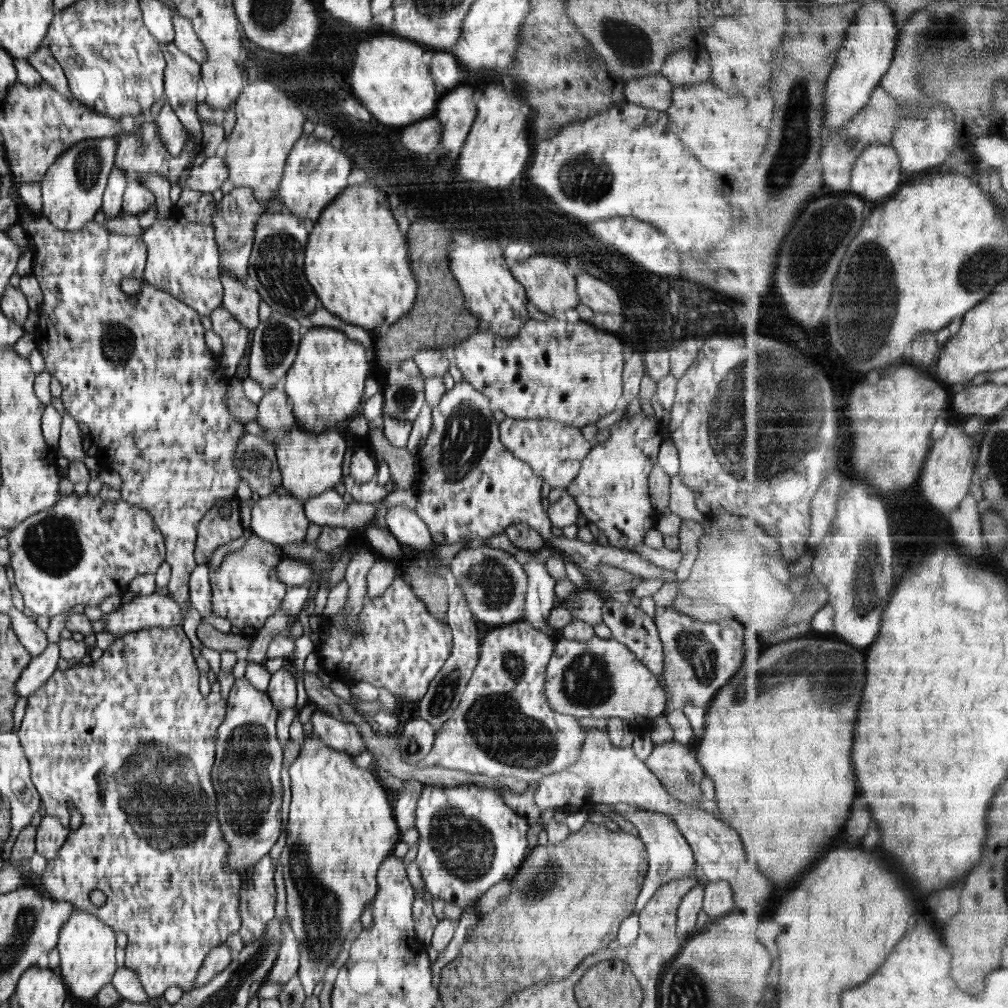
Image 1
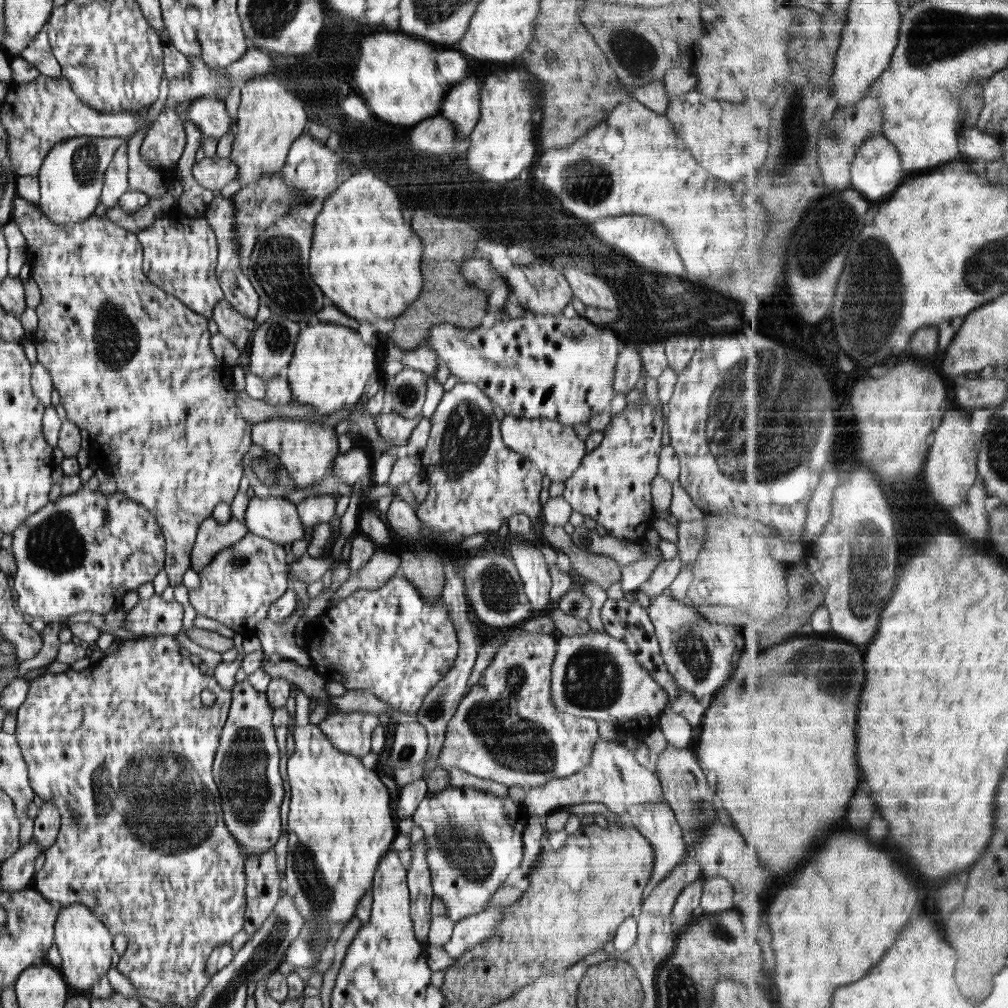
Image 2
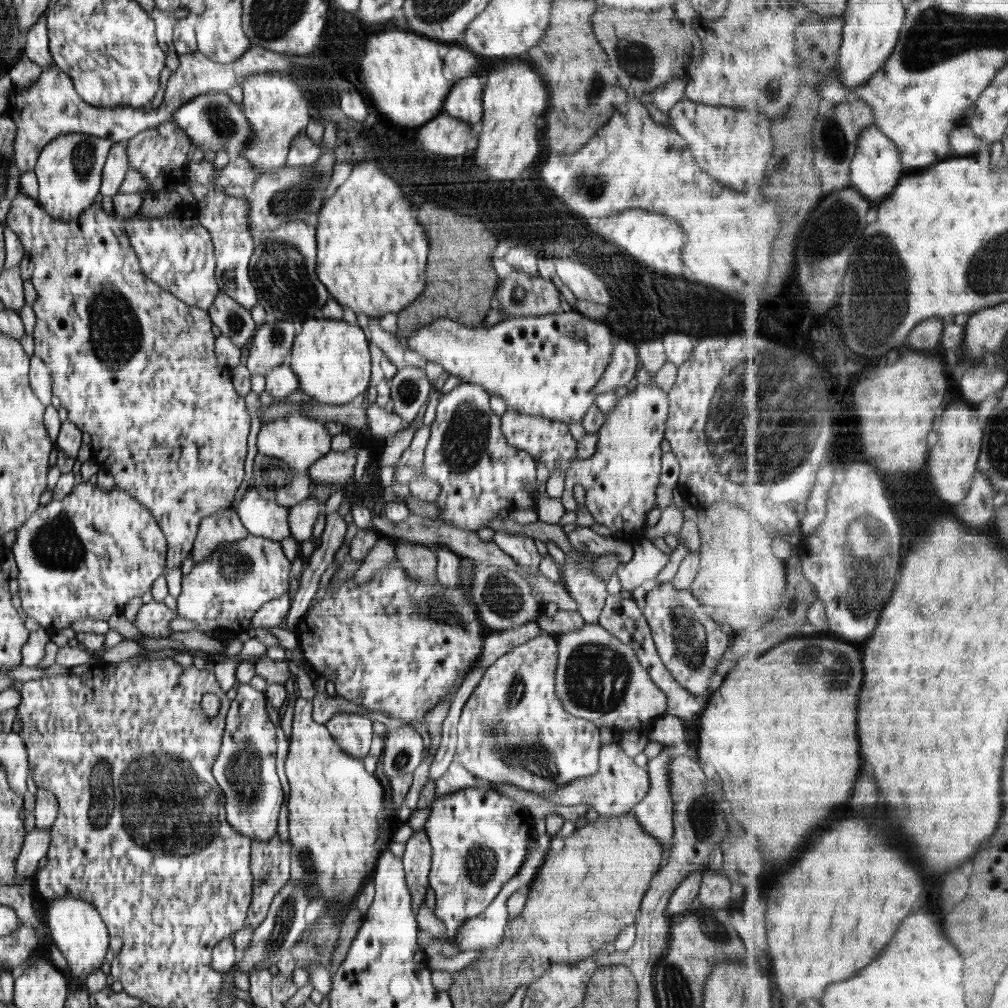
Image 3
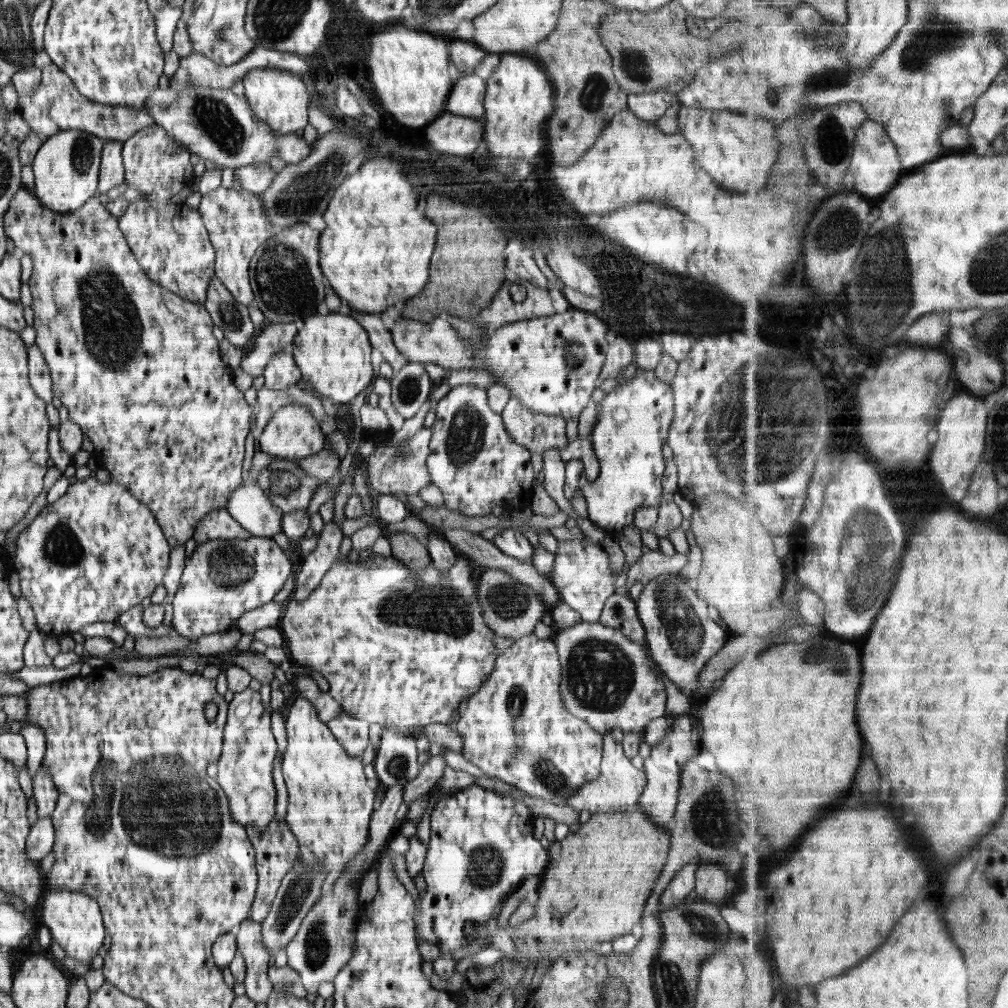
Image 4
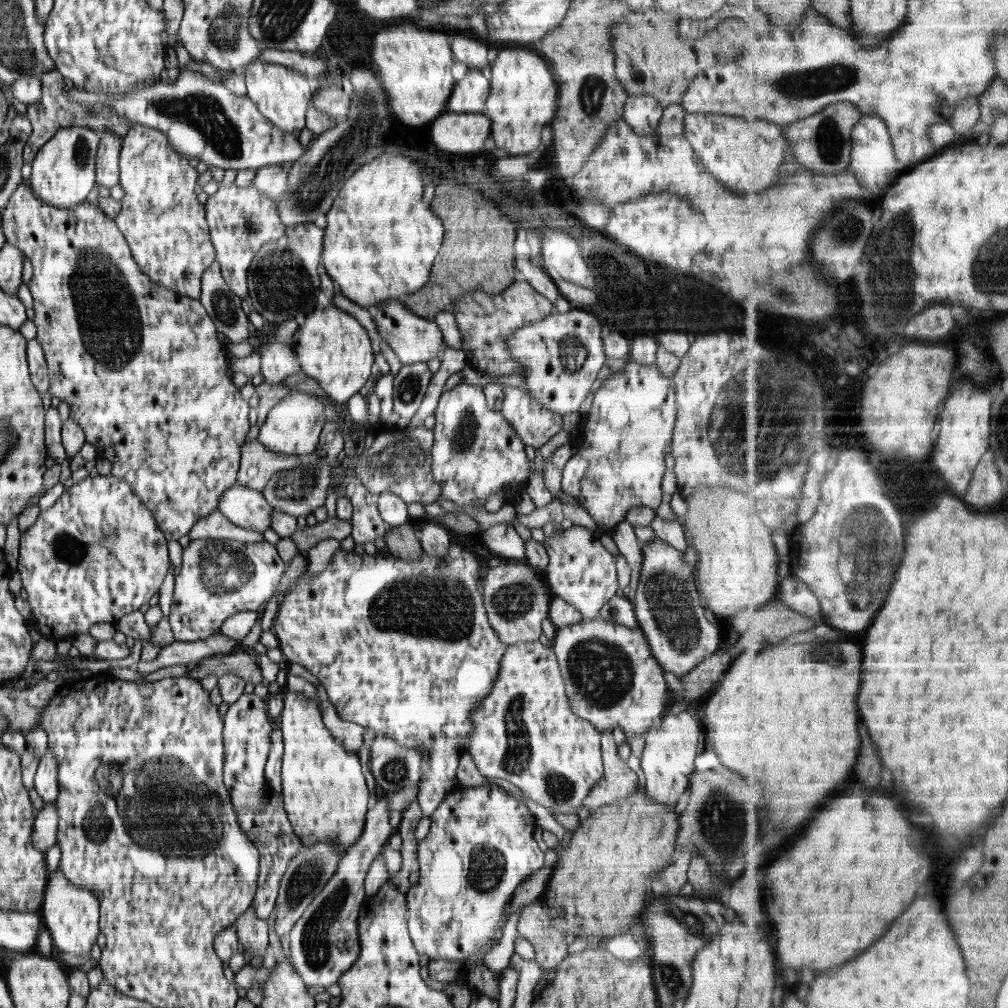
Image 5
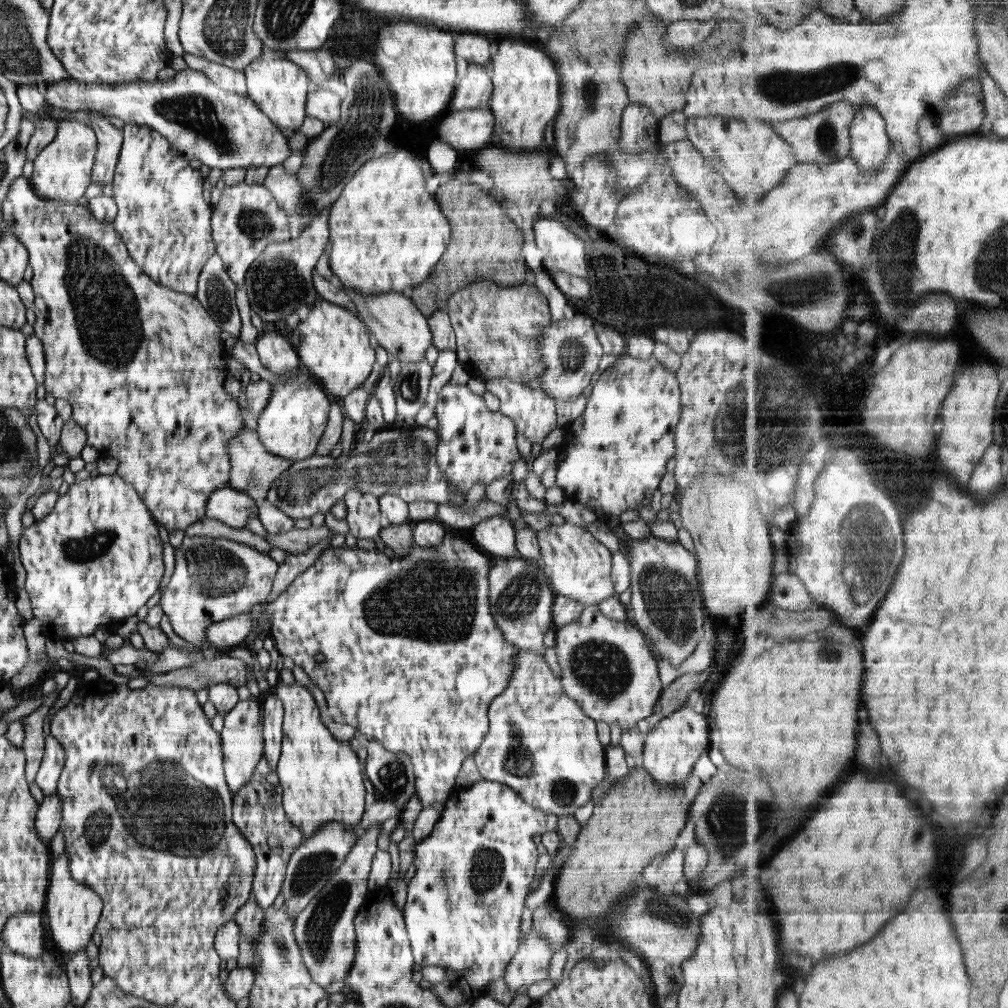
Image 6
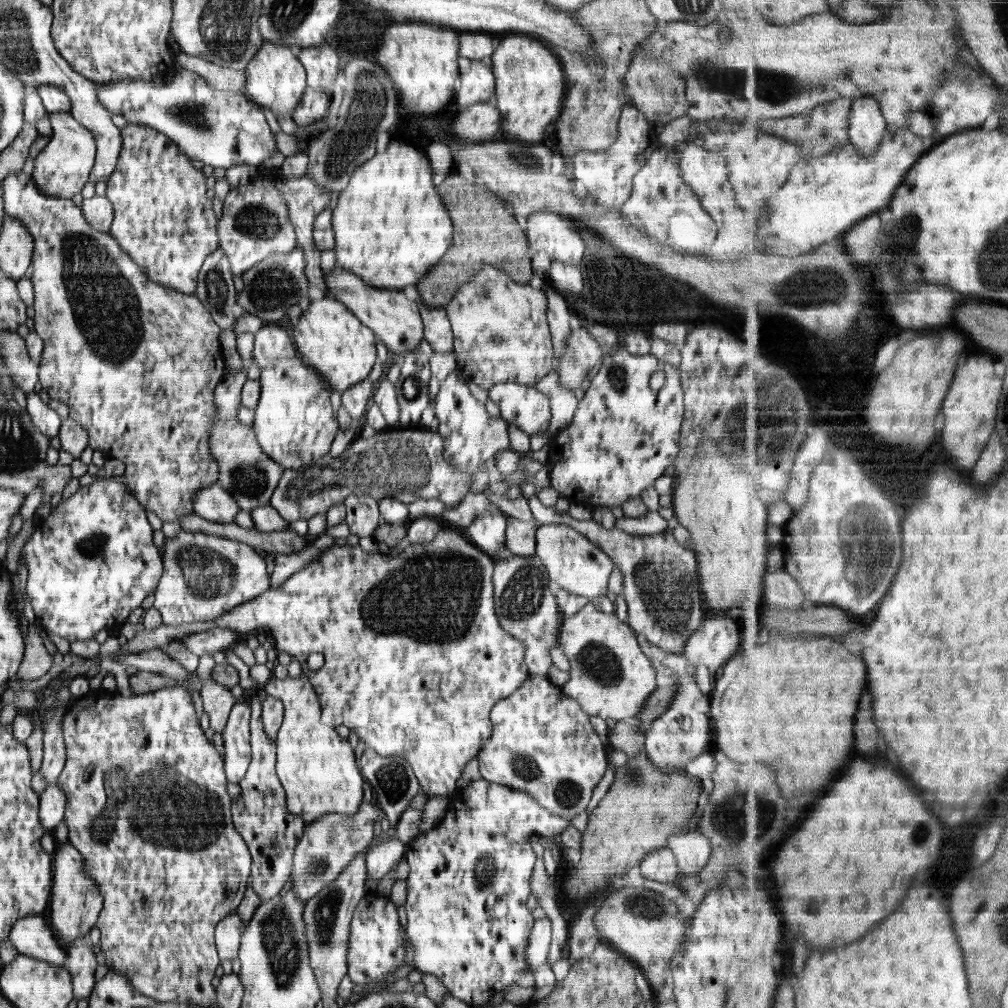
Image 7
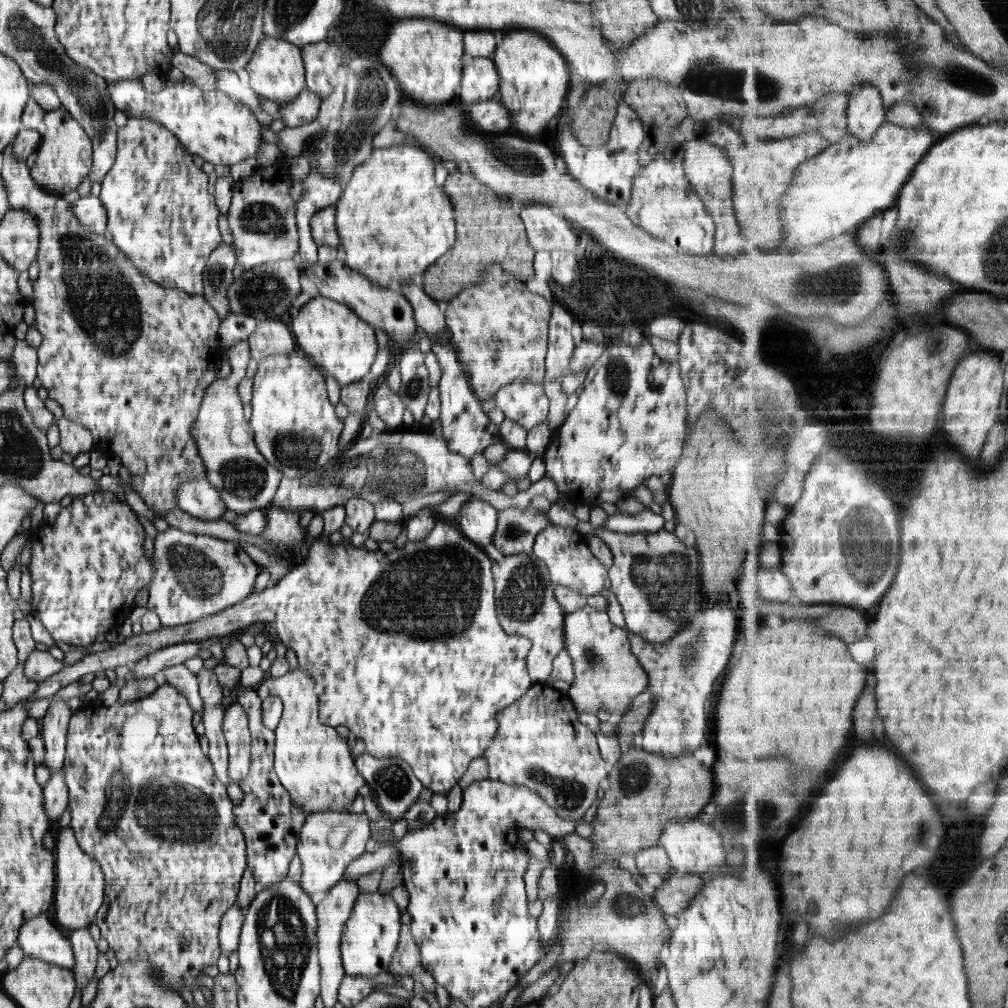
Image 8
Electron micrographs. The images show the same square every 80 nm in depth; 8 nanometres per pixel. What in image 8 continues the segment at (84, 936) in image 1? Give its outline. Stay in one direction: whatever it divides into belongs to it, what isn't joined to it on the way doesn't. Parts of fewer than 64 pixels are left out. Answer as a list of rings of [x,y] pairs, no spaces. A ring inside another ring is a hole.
[[[61,828],[55,838],[55,892],[53,896],[56,919],[53,922],[68,935],[73,930],[88,927],[95,920],[104,898],[104,871],[88,854],[84,853],[72,828]]]

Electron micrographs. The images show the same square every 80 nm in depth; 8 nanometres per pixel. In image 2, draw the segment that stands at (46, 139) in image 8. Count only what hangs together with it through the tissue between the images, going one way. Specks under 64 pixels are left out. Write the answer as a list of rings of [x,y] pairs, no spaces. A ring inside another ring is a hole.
[[[80,136],[58,142],[44,157],[39,178],[40,200],[38,206],[42,212],[57,225],[69,227],[86,220],[98,206],[105,170],[108,168],[116,150],[128,142],[128,137],[98,138]]]

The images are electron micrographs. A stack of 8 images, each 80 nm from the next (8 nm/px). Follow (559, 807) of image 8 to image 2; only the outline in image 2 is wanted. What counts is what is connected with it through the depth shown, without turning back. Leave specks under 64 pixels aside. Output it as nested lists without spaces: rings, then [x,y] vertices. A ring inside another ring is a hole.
[[[517,626],[503,629],[501,645],[482,678],[462,696],[455,715],[448,721],[445,741],[437,758],[438,768],[456,767],[478,778],[495,780],[506,786],[528,790],[544,786],[553,778],[566,778],[586,768],[596,741],[598,727],[594,719],[561,713],[552,700],[551,666],[557,640],[548,634],[526,633]]]

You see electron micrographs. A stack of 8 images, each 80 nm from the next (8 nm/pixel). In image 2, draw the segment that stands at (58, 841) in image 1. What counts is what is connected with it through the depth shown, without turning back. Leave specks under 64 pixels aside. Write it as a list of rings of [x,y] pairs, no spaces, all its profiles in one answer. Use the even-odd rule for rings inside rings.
[[[38,801],[40,807],[38,816],[34,821],[33,836],[40,844],[42,852],[50,850],[52,844],[56,844],[56,838],[60,834],[61,817],[59,810],[52,801]]]

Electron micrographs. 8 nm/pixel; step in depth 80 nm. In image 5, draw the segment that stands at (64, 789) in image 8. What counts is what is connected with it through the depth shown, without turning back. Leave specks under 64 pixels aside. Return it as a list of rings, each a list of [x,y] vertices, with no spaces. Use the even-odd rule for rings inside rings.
[[[54,803],[44,804],[43,809],[37,812],[32,828],[30,842],[36,850],[46,852],[57,842],[58,816],[57,806]]]

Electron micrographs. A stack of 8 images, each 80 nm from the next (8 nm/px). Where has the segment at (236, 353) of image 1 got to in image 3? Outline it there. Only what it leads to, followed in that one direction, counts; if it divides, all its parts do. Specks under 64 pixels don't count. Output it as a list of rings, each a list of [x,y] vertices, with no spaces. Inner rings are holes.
[[[220,288],[207,311],[213,324],[220,328],[221,336],[230,339],[237,348],[248,345],[258,329],[250,310],[242,307]]]

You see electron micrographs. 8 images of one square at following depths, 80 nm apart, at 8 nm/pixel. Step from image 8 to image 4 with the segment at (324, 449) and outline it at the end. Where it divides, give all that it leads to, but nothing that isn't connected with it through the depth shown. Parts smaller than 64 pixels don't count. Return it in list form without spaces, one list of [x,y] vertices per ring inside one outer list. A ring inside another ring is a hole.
[[[288,404],[288,406],[280,406],[274,412],[274,416],[256,439],[256,447],[266,454],[277,456],[282,460],[296,462],[298,459],[303,459],[324,450],[325,438],[326,436],[320,429],[320,424],[312,416],[308,406]]]

